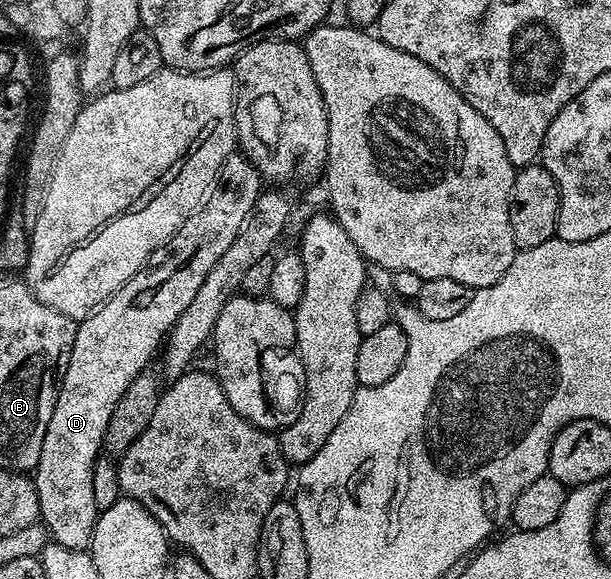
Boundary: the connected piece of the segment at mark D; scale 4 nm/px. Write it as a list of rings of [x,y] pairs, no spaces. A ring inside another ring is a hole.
[[[243,154],[228,156],[226,162],[222,162],[216,180],[195,214],[186,218],[182,227],[161,248],[150,254],[142,270],[138,270],[138,274],[134,274],[130,282],[121,286],[95,312],[79,321],[74,346],[70,350],[66,370],[60,378],[60,386],[56,390],[54,414],[50,414],[50,426],[46,426],[46,438],[42,438],[42,450],[34,469],[40,520],[55,543],[67,548],[82,549],[91,545],[98,515],[94,502],[94,462],[104,448],[104,435],[110,422],[110,414],[114,412],[118,398],[126,392],[130,382],[134,382],[134,378],[145,371],[155,348],[157,347],[157,351],[161,347],[172,324],[178,322],[182,310],[190,306],[198,286],[202,286],[214,262],[218,262],[218,258],[226,254],[230,242],[234,242],[238,229],[242,227],[242,222],[246,222],[246,214],[250,214],[261,191],[262,181],[254,165]]]

